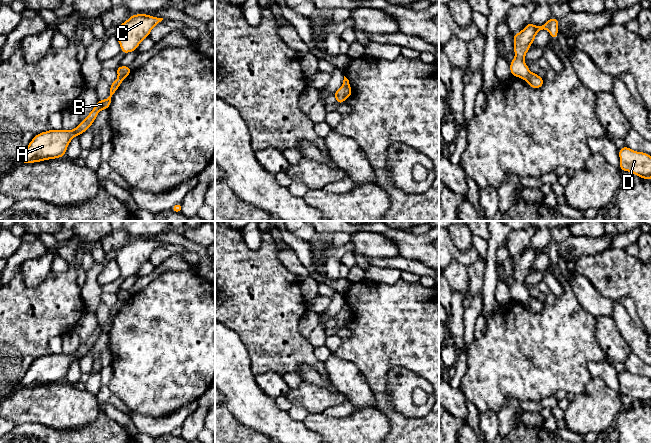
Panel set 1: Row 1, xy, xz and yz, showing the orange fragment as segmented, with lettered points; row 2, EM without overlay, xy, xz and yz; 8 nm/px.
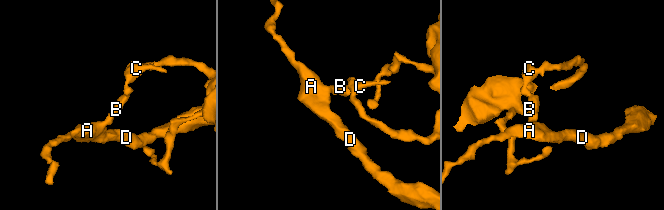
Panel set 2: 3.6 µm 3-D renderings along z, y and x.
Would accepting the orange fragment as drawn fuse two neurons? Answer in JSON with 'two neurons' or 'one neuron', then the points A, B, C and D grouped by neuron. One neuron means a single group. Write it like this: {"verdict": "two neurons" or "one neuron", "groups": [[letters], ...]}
{"verdict": "two neurons", "groups": [["A", "B", "D"], ["C"]]}

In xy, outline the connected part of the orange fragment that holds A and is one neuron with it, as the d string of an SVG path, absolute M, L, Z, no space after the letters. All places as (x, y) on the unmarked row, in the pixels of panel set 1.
M118 300L110 309L109 321L106 324L98 324L89 339L75 353L70 355L51 353L37 358L22 378L21 387L29 388L64 381L70 365L88 354L101 334L110 331L112 321L123 304Z

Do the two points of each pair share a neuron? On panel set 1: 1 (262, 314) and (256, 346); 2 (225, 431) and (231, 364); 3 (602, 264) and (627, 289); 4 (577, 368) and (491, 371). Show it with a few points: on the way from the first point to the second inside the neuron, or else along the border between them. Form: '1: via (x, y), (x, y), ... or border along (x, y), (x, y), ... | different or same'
1: via (262, 322), (262, 338) | same
2: border along (225, 395), (228, 401), (228, 409), (241, 423) | different
3: via (608, 270), (621, 283) | same
4: via (556, 368), (512, 369) | same

